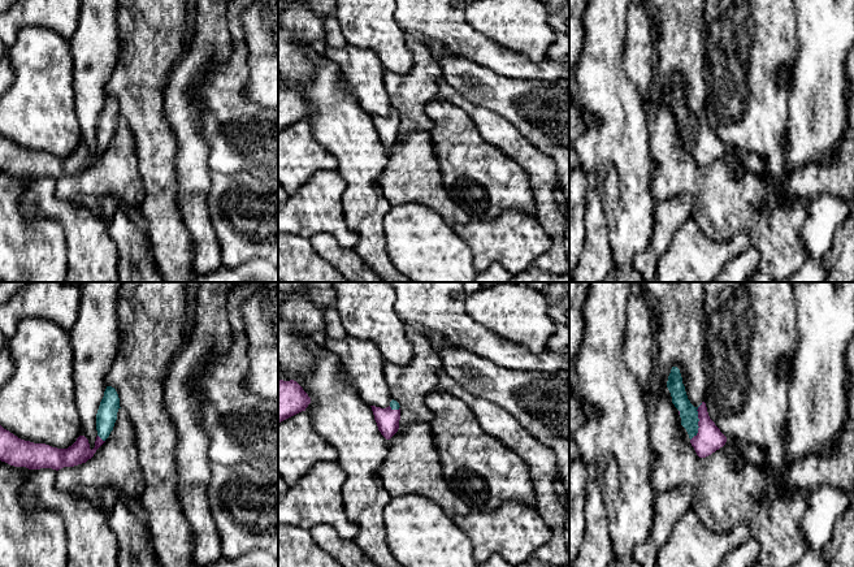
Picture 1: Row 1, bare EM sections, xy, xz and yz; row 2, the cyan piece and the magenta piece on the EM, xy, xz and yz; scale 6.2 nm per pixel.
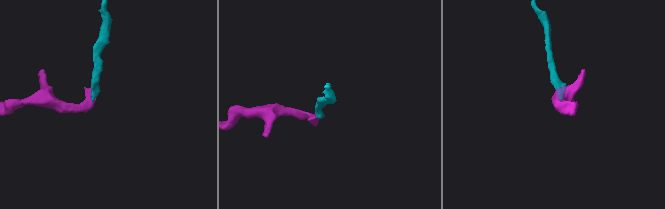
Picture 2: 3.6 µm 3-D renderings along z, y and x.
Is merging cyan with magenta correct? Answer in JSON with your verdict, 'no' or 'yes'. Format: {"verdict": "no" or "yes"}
{"verdict": "yes"}

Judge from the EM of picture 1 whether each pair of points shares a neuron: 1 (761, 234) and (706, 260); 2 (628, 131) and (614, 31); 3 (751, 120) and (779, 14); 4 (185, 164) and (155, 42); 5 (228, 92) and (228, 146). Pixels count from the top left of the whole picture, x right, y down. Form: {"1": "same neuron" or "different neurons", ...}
{"1": "different neurons", "2": "same neuron", "3": "same neuron", "4": "different neurons", "5": "same neuron"}

